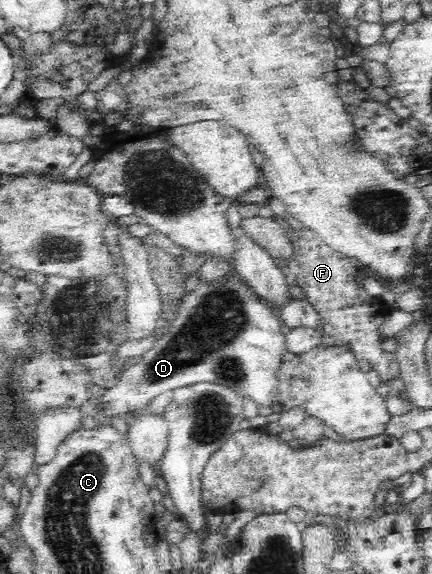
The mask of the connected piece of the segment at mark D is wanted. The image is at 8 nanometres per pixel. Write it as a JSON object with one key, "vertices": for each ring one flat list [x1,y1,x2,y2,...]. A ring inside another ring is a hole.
{"vertices":[[228,273,210,281,201,280,183,297,178,315,170,324,166,335,155,342,154,347,144,353,138,363,130,365,114,387,98,397,98,408,102,415,110,418,122,417,126,413,147,407,155,397,168,389,172,392,202,382,228,386,244,399,260,406,268,407,274,401,278,385,276,373,286,353,286,337,281,332,282,321,277,310,256,295,236,273]]}

